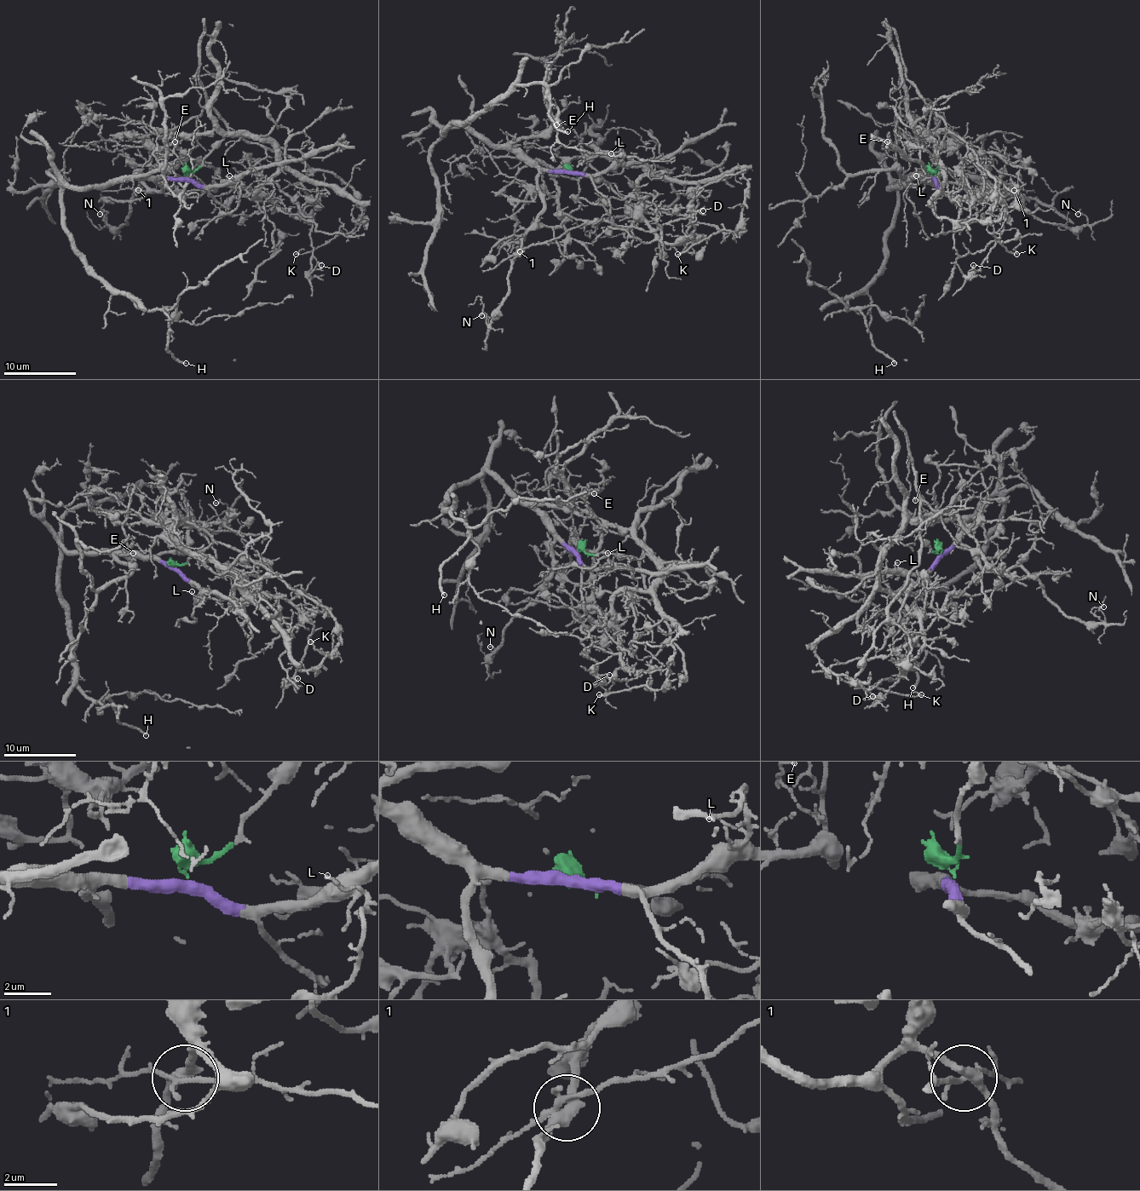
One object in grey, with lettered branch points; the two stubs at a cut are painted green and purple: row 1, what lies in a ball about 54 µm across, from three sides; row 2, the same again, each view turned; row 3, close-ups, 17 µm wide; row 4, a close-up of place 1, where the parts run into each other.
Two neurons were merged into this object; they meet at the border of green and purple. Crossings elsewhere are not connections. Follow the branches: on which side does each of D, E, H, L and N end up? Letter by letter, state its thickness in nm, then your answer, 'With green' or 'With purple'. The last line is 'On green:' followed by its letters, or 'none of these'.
D: Thickness 150 nm. With green
E: Thickness 100 nm. With purple
H: Thickness 220 nm. With purple
L: Thickness 100 nm. With purple
N: Thickness 70 nm. With purple
On green: D

